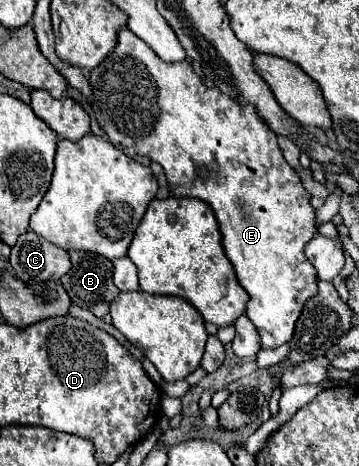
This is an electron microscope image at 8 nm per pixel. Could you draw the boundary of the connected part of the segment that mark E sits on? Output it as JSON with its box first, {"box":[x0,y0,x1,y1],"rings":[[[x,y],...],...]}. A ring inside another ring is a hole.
{"box":[90,27,316,347],"rings":[[[120,27],[112,53],[92,69],[90,85],[90,105],[110,141],[158,161],[164,167],[174,197],[196,197],[214,209],[224,253],[240,285],[250,295],[246,315],[256,325],[262,347],[288,343],[306,299],[316,295],[316,269],[304,255],[304,245],[316,235],[314,207],[298,173],[286,163],[276,135],[260,119],[254,105],[240,105],[216,87],[206,87],[194,69],[190,69],[188,61],[162,61],[140,37],[132,35],[128,27]]]}

